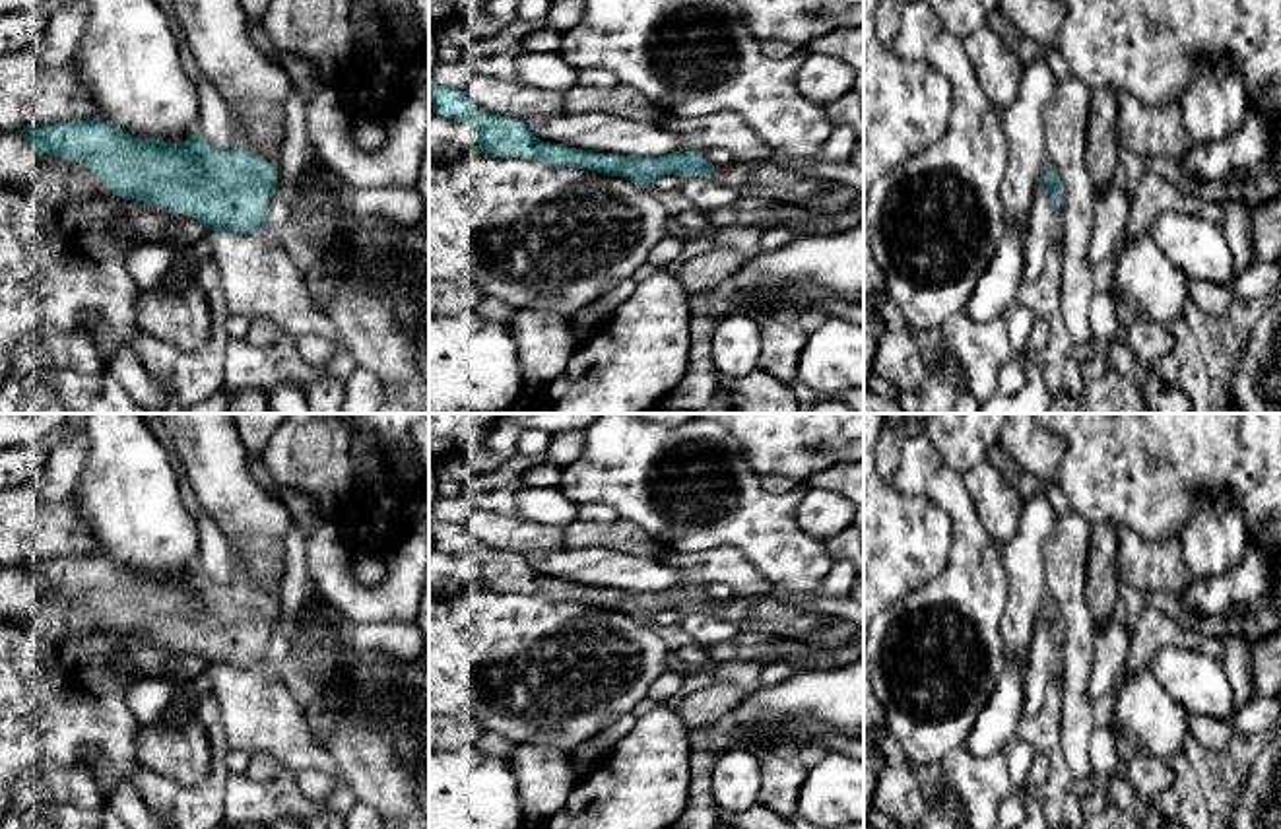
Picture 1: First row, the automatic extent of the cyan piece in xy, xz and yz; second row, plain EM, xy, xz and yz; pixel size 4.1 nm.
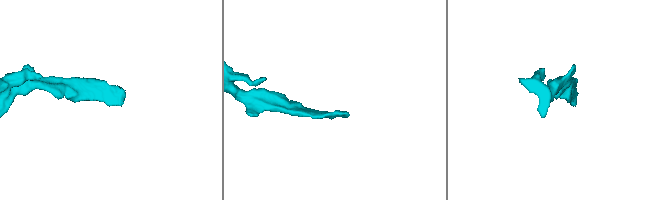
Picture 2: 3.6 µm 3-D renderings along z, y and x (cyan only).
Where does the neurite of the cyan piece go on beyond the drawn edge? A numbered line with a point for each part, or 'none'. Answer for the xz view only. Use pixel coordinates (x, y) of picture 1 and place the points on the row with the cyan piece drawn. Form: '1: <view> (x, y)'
1: xz (771, 179)

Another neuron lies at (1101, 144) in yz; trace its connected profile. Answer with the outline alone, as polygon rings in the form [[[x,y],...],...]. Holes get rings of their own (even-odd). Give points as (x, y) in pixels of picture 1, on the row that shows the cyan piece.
[[[1112,87],[1093,89],[1089,101],[1089,130],[1083,138],[1083,163],[1097,190],[1112,182],[1120,153],[1120,107]]]

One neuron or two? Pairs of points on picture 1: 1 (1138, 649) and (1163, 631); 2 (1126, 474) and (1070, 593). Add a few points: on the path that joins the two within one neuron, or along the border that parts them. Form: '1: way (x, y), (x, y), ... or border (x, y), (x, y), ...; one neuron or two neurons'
1: way (1144, 643), (1157, 631); one neuron
2: border (1072, 509), (1093, 523); two neurons

